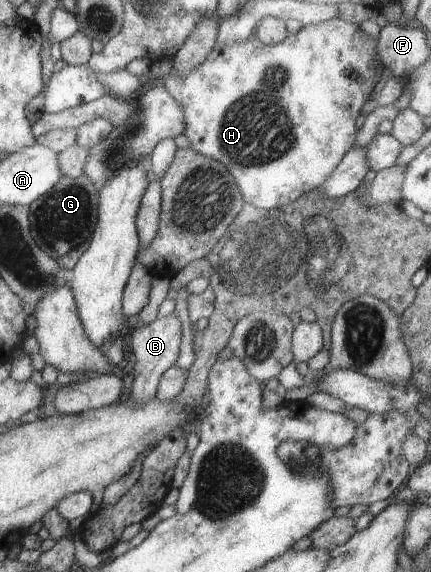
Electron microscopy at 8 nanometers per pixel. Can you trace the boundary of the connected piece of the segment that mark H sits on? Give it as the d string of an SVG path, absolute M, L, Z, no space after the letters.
M329 19L322 23L302 25L296 34L288 34L286 39L271 46L264 45L256 35L250 36L246 41L232 43L232 45L215 43L208 53L208 57L202 61L202 65L194 67L186 75L178 75L176 71L169 71L163 77L163 86L184 113L183 134L190 143L189 147L204 157L210 157L210 159L222 163L234 177L238 190L246 203L269 210L278 209L296 201L302 193L315 190L318 185L322 185L326 181L326 177L336 169L344 154L355 145L357 130L354 125L355 119L358 117L362 105L369 98L372 88L376 85L375 70L378 67L377 63L381 63L378 51L376 51L377 38L366 35L358 26L359 24L348 23L344 19Z

